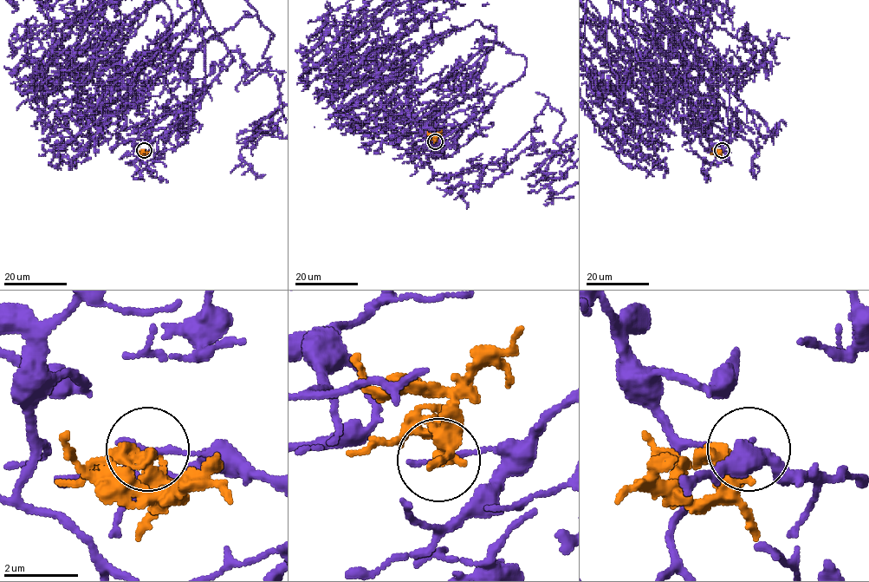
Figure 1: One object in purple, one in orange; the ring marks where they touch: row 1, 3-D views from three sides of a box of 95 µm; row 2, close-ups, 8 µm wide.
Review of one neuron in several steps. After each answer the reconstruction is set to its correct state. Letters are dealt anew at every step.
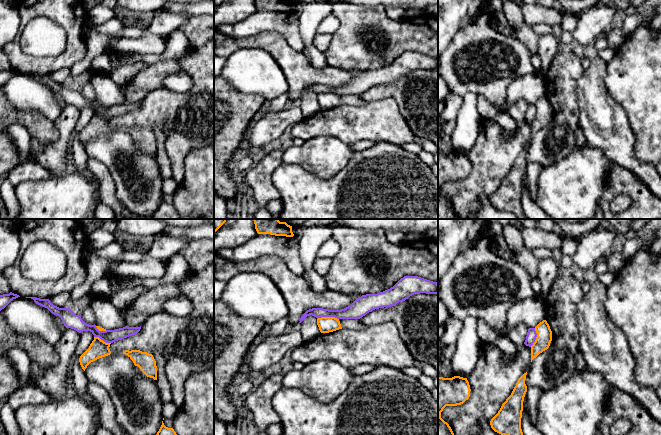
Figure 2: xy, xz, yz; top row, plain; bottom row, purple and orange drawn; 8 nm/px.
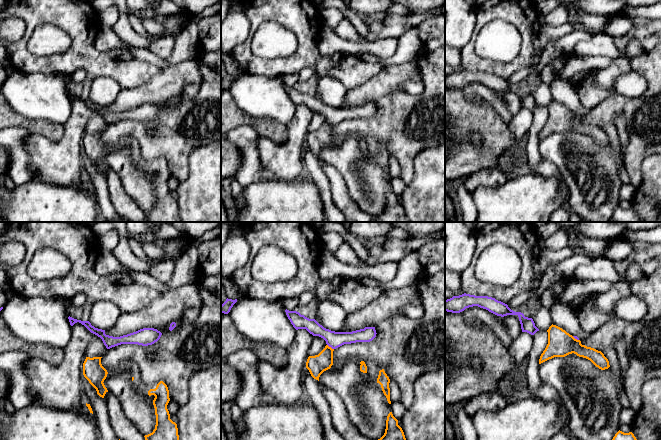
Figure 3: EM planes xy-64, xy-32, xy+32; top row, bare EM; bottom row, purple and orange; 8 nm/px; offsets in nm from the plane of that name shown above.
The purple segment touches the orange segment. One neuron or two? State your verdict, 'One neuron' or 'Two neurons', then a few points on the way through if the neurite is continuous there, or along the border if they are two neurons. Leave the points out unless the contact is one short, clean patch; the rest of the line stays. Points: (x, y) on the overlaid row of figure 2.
Two neurons. Boundary: xz (338, 318), (319, 317), (317, 319)

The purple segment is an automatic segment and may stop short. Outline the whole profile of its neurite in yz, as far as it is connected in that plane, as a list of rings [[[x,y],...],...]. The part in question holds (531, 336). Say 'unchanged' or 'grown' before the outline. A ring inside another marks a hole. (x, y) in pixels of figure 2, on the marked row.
unchanged | [[[529,328],[524,344],[526,346],[531,347],[533,345],[533,343],[535,342],[536,337],[537,337],[537,333],[535,331],[535,328]]]

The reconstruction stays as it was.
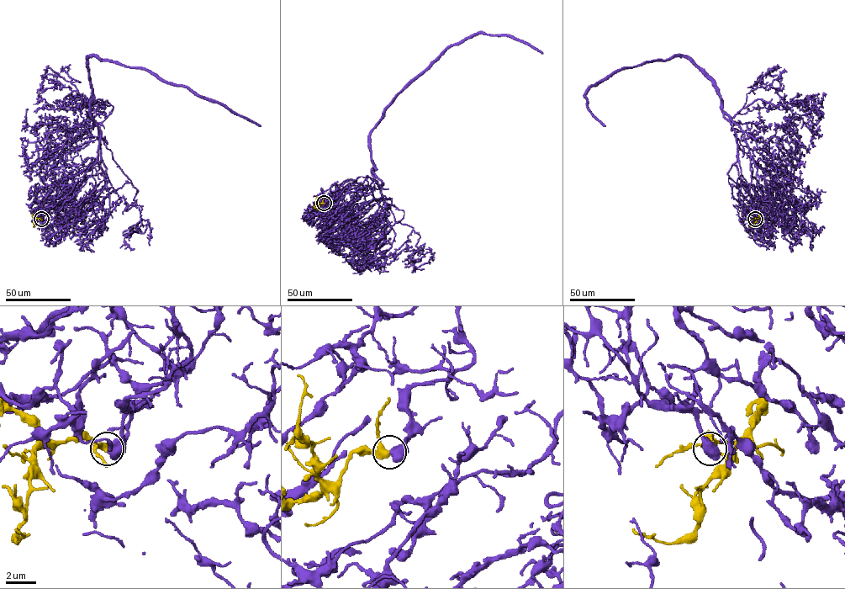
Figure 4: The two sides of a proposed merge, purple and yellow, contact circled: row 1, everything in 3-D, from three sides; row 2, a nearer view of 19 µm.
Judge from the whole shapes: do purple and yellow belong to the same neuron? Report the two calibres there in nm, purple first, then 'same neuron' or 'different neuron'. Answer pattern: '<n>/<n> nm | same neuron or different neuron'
750/320 nm | same neuron

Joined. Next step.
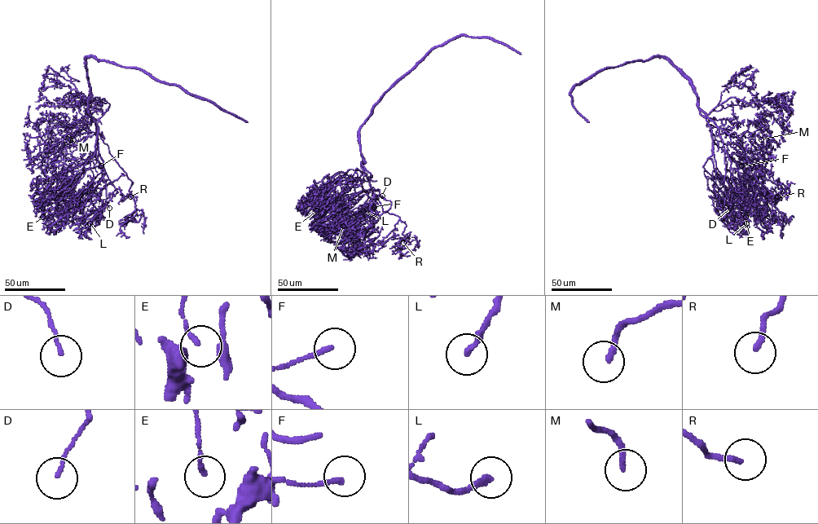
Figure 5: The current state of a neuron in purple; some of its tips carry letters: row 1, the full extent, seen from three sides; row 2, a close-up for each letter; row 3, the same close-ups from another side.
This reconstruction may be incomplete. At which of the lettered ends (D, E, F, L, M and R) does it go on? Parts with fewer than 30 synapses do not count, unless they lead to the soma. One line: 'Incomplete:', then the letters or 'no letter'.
Incomplete: L, M, R

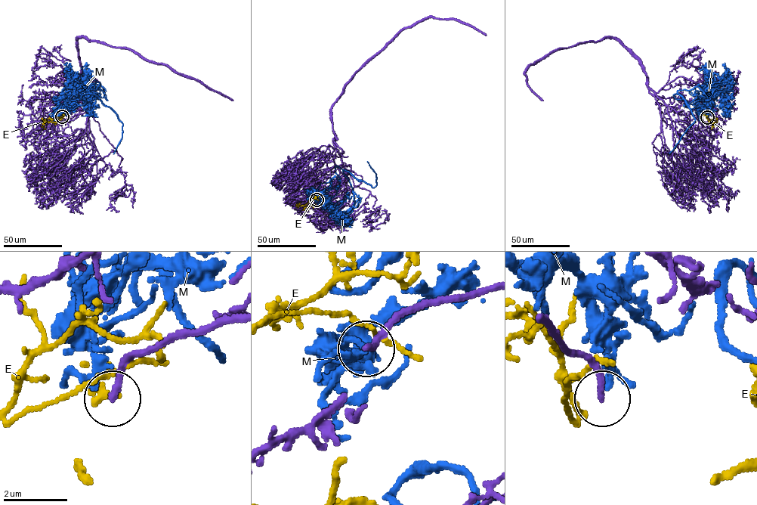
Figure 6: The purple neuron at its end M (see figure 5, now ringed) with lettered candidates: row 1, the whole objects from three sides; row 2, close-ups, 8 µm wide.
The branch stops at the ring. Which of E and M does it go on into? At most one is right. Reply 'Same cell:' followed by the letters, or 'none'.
Same cell: none

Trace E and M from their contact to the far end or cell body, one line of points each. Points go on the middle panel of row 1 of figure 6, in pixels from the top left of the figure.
E: (316, 199), (312, 199), (305, 204), (296, 204), (300, 203)
M: (316, 199), (335, 177), (339, 187), (327, 203), (336, 211), (335, 217), (342, 219), (336, 218)

